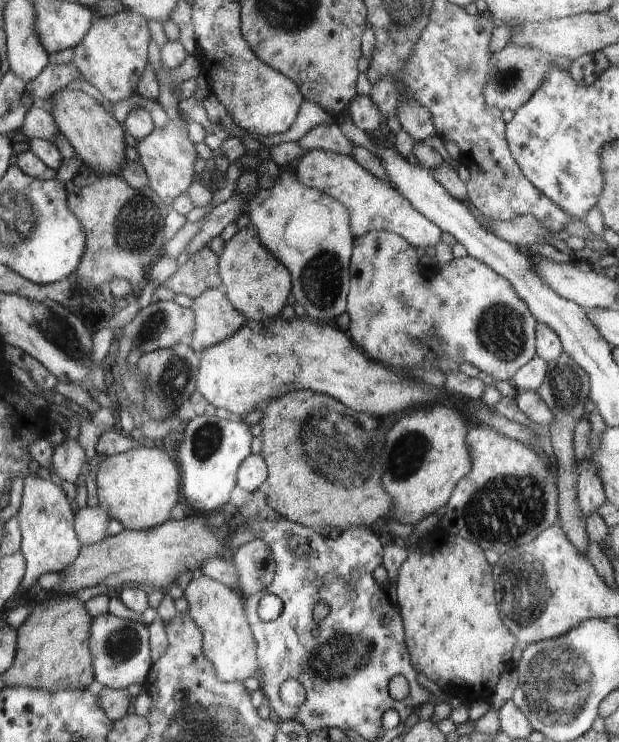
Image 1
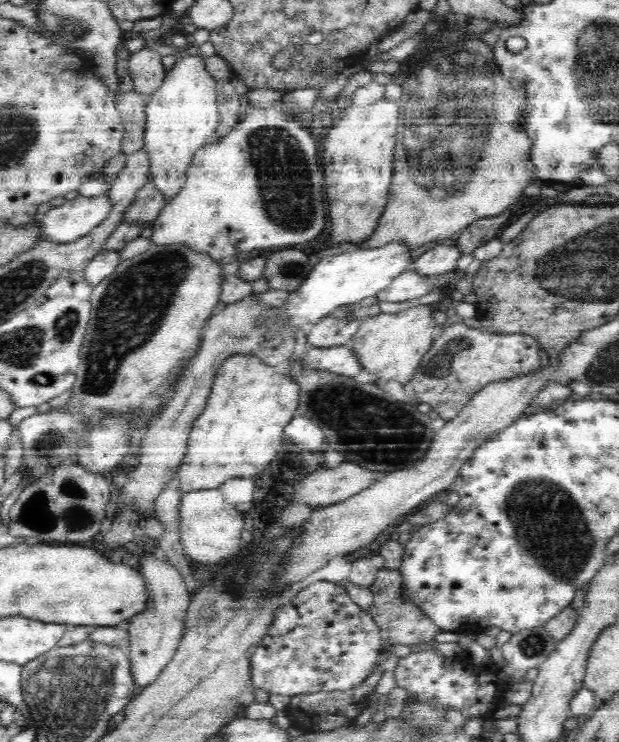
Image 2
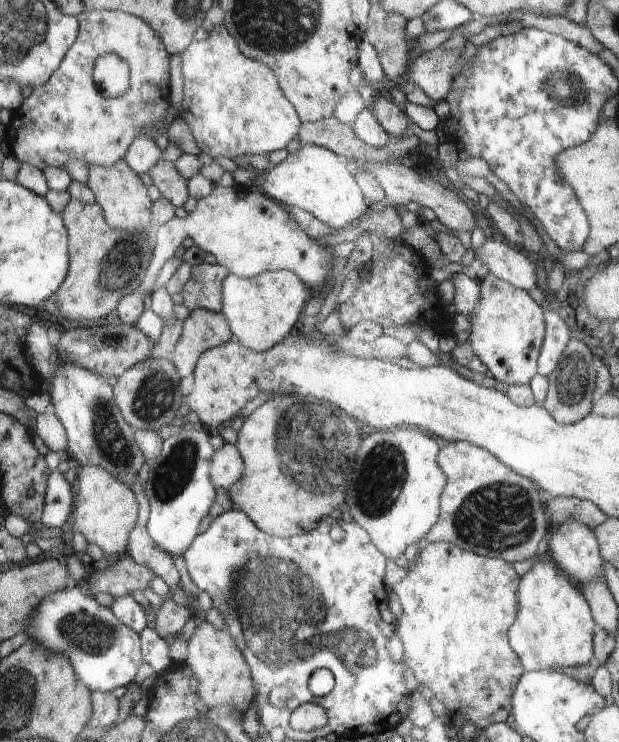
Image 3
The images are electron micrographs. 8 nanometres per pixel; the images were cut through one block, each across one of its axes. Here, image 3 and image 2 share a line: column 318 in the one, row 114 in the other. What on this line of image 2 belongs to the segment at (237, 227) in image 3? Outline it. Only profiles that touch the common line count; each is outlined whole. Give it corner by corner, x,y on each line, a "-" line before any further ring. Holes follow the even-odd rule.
254,108
245,113
246,116
228,136
196,151
186,170
182,190
164,205
152,222
151,244
183,244
198,254
209,254
214,260
222,260
238,252
281,246
293,248
296,244
312,242
324,232
325,181
322,180
322,167
318,164
320,147
316,146
309,127
298,116
288,120
287,112
282,108

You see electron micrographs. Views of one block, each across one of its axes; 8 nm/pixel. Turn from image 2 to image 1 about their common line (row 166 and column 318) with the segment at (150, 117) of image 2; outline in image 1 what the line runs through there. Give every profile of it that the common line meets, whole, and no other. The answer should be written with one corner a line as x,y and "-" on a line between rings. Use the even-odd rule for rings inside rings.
322,149
308,151
298,162
297,174
300,182
309,187
318,187
322,192
339,200
346,206
354,237
364,237
373,231
388,231
399,234
413,247
425,250
440,241
441,227
430,222
418,211
409,199
390,183
382,181
362,167
352,155
341,155

